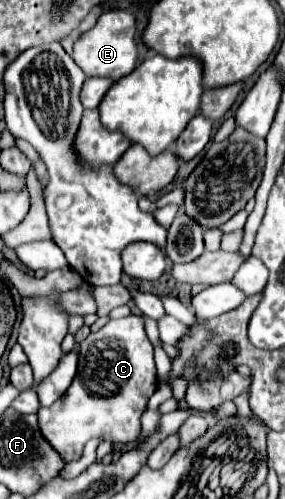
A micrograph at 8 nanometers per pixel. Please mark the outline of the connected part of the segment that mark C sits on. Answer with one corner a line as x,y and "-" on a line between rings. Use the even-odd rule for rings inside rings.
129,315
125,319
111,319
79,343
79,369
69,391
51,407
39,409
41,435
65,463
79,459
85,443
99,435
113,443
135,441
141,427
139,419
155,389
153,345
145,333
143,317

